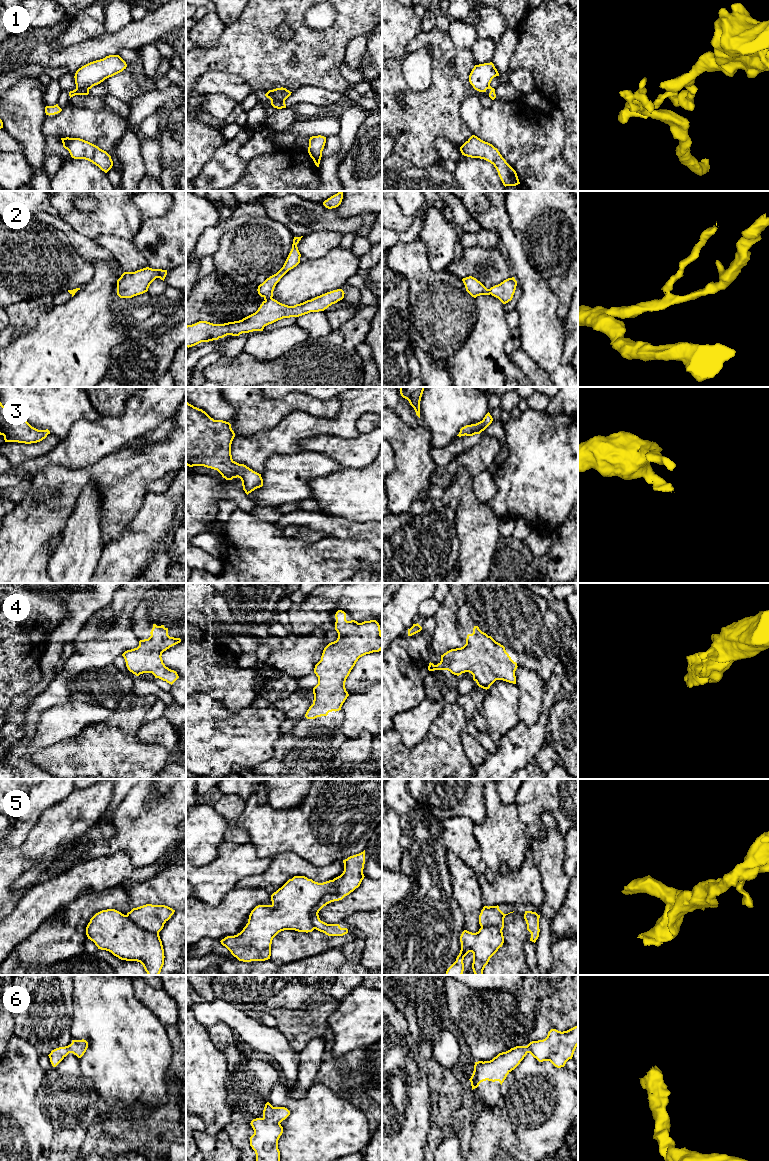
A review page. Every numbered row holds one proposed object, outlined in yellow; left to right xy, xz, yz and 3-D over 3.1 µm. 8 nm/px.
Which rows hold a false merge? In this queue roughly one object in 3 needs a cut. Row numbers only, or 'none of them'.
1, 2, 5

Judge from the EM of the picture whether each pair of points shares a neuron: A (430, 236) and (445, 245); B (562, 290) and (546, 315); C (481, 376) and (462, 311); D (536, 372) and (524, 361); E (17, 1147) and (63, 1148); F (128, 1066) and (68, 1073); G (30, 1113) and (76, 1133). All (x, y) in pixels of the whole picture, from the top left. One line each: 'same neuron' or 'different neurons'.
A: same neuron
B: different neurons
C: different neurons
D: same neuron
E: different neurons
F: different neurons
G: different neurons

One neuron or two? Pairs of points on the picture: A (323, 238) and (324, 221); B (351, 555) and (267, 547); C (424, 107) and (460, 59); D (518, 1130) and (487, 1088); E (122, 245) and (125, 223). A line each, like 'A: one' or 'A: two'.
A: two
B: one
C: one
D: two
E: two

